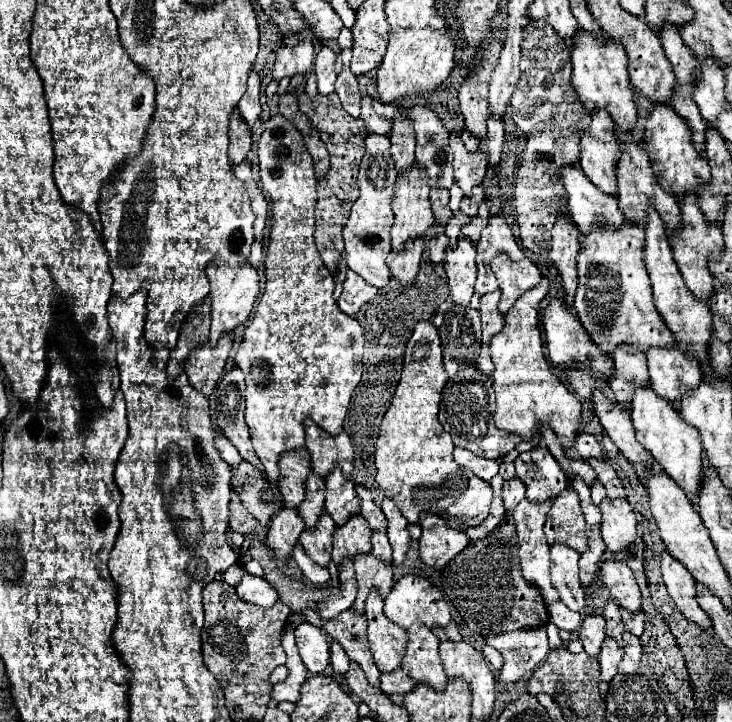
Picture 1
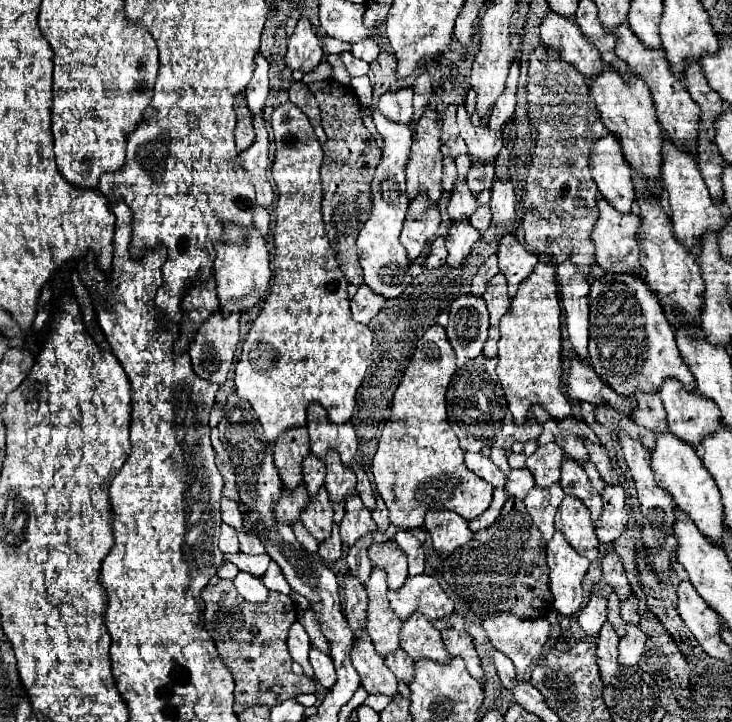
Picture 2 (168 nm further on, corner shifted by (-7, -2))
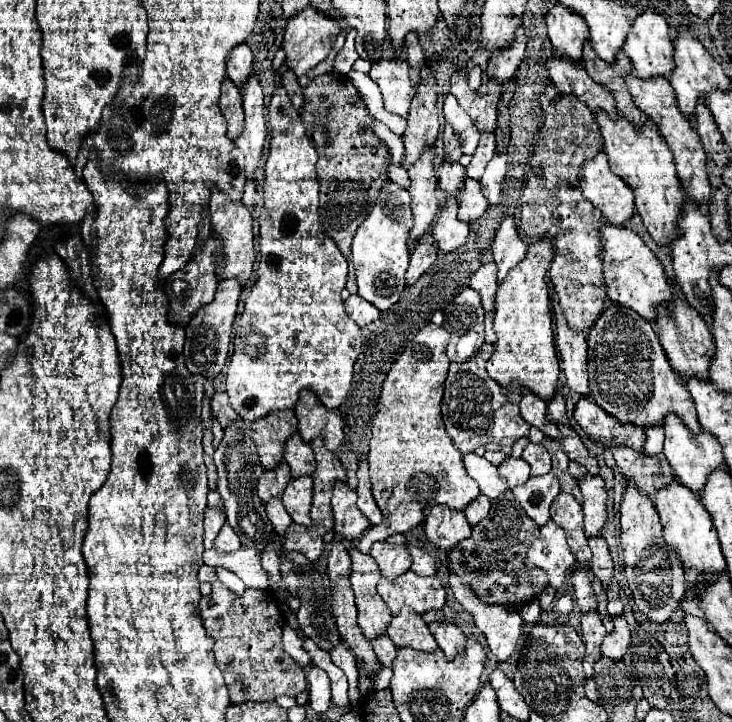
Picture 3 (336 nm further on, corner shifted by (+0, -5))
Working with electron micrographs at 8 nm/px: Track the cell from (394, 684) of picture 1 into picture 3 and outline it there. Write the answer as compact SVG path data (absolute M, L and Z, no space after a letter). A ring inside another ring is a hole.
M388 635L378 637L376 641L372 641L372 647L374 647L374 653L376 653L378 661L380 661L384 667L392 667L392 661L394 661L398 649L396 649L396 645L390 641L390 637L388 637Z

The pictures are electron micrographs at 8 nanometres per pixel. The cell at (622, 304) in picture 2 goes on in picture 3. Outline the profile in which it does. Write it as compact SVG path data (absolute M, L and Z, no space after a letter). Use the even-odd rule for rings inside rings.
M608 301L608 307L600 313L594 327L590 327L588 333L588 377L590 377L590 397L598 401L598 405L614 415L622 423L634 423L640 427L664 423L666 413L676 413L688 429L698 433L700 423L696 417L694 401L682 381L682 377L670 367L670 361L652 329L652 323L644 317L638 317L632 309L626 309L624 305L618 305L616 301Z

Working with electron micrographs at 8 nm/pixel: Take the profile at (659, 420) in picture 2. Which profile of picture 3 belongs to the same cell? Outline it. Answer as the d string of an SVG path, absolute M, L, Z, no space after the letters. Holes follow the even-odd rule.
M650 425L650 429L644 429L644 433L646 433L644 451L648 455L660 453L662 451L662 443L664 443L664 429L660 425Z

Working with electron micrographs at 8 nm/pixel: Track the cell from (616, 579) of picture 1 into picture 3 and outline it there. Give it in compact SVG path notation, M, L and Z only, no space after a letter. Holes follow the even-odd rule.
M590 537L588 545L592 549L592 559L590 559L588 567L604 583L604 589L608 589L606 583L614 577L614 565L612 565L612 557L608 553L608 545L602 537Z

